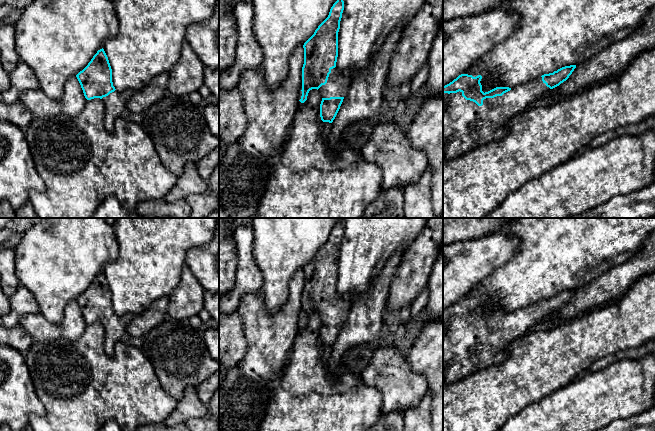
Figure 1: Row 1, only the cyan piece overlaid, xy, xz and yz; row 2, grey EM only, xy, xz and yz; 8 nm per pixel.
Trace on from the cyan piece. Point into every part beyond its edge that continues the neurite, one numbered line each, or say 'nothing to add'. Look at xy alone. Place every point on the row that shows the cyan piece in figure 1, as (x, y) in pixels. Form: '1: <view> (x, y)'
1: xy (115, 103)

